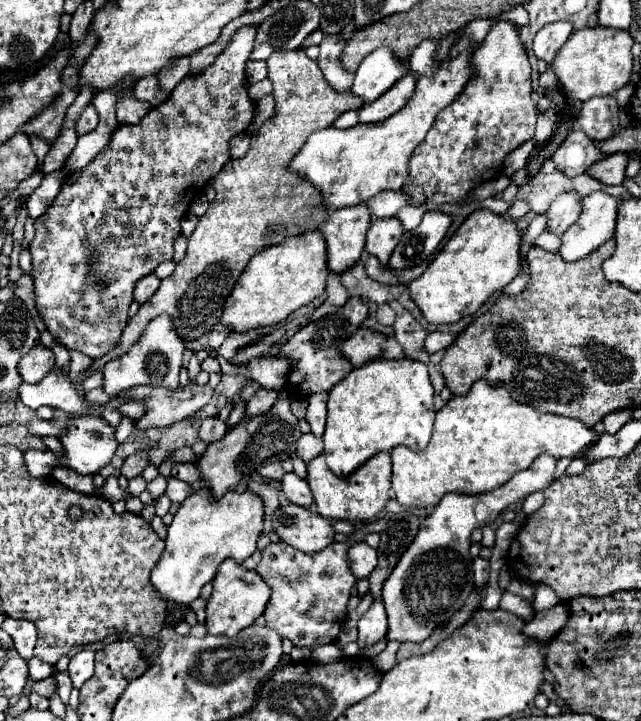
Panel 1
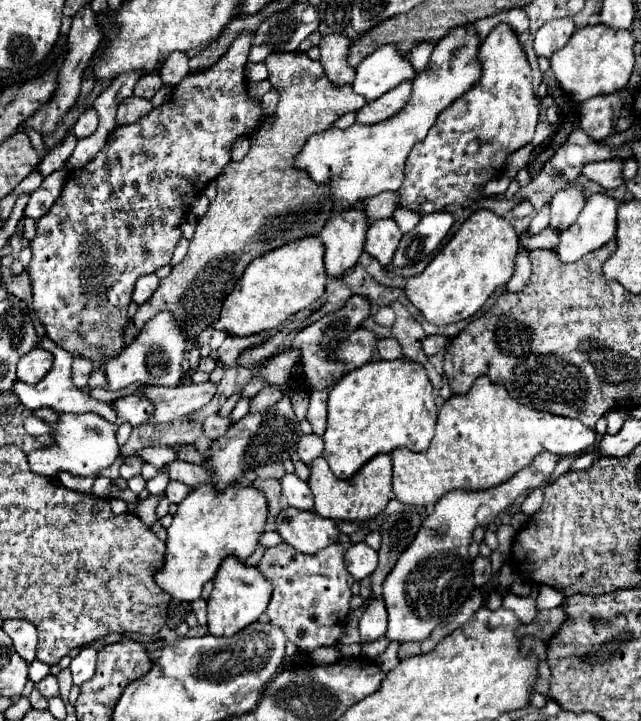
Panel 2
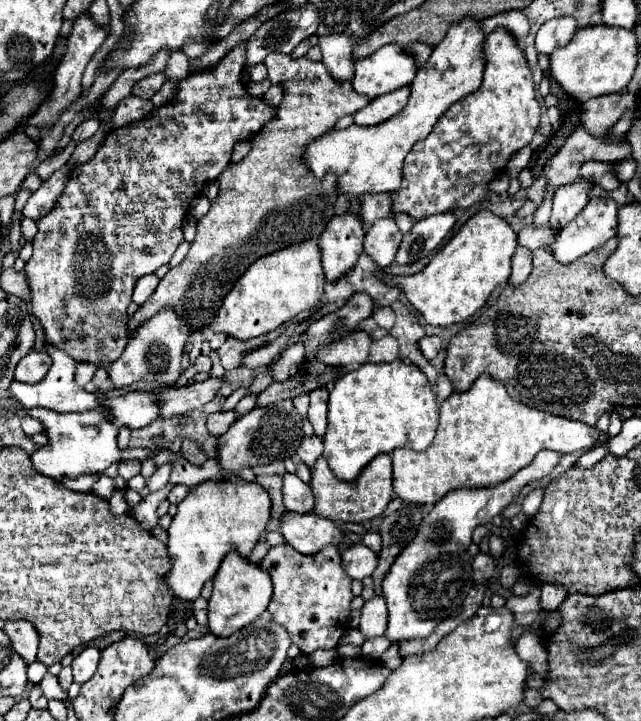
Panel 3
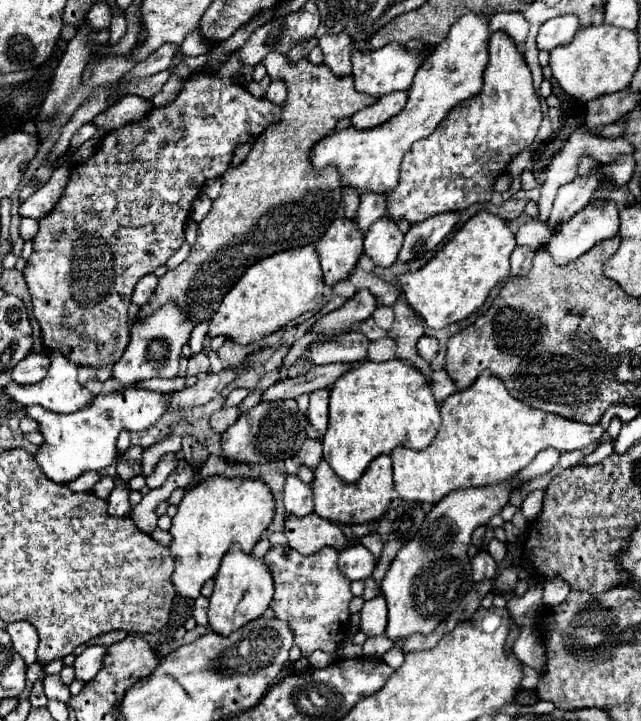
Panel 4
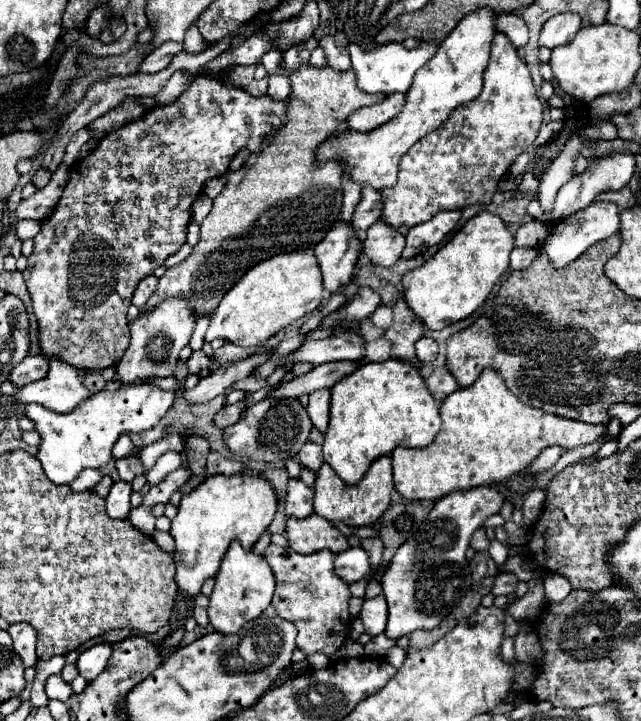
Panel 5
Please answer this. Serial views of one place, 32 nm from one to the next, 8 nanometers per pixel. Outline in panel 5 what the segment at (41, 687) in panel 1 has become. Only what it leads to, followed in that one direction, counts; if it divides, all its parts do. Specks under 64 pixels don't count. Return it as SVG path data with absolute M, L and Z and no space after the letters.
M54 674L46 680L46 694L48 694L48 698L56 698L56 700L66 702L72 696L72 688L70 688L70 684L64 684L60 674Z

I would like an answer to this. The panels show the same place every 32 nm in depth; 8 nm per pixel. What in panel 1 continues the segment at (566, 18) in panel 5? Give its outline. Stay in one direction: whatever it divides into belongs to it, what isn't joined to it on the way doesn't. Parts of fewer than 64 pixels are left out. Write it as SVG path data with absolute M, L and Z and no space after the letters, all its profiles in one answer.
M552 22L546 24L536 36L534 36L534 54L536 58L544 60L546 64L552 64L556 52L562 48L562 44L568 40L572 34L572 24L570 22Z

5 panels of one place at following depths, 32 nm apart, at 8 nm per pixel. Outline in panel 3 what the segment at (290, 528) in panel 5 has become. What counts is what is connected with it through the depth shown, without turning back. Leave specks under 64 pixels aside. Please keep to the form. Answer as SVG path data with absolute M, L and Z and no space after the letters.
M286 510L280 518L280 532L286 542L302 554L316 554L328 544L342 544L342 530L338 524L314 512L300 514Z

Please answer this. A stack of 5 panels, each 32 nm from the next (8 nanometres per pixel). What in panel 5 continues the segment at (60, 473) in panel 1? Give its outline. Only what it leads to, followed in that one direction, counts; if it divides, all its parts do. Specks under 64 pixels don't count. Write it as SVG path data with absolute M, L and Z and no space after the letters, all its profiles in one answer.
M82 472L82 474L70 484L70 488L72 488L74 492L86 492L86 490L92 490L100 480L102 480L102 472Z

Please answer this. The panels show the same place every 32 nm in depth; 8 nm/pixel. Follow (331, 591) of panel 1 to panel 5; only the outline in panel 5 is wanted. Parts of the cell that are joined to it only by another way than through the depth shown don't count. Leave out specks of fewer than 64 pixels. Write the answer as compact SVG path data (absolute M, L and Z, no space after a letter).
M270 544L264 558L268 560L276 578L272 606L276 608L276 614L280 618L290 620L296 626L298 630L296 646L306 656L314 652L324 652L332 656L348 638L350 632L348 600L352 598L348 584L334 570L336 554L330 550L320 550L304 556L294 552L292 548L280 548Z

